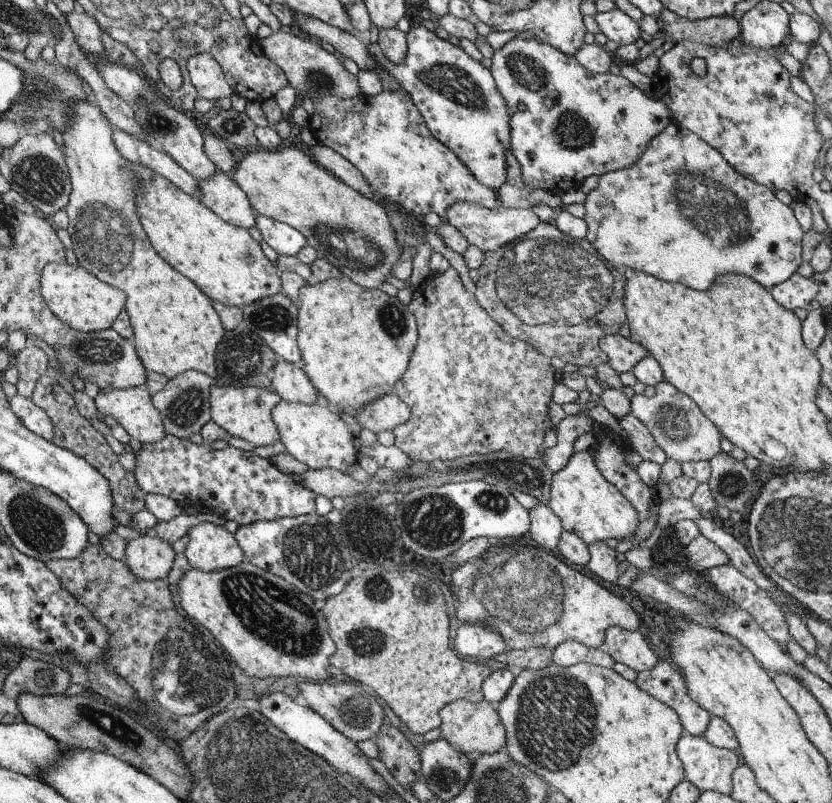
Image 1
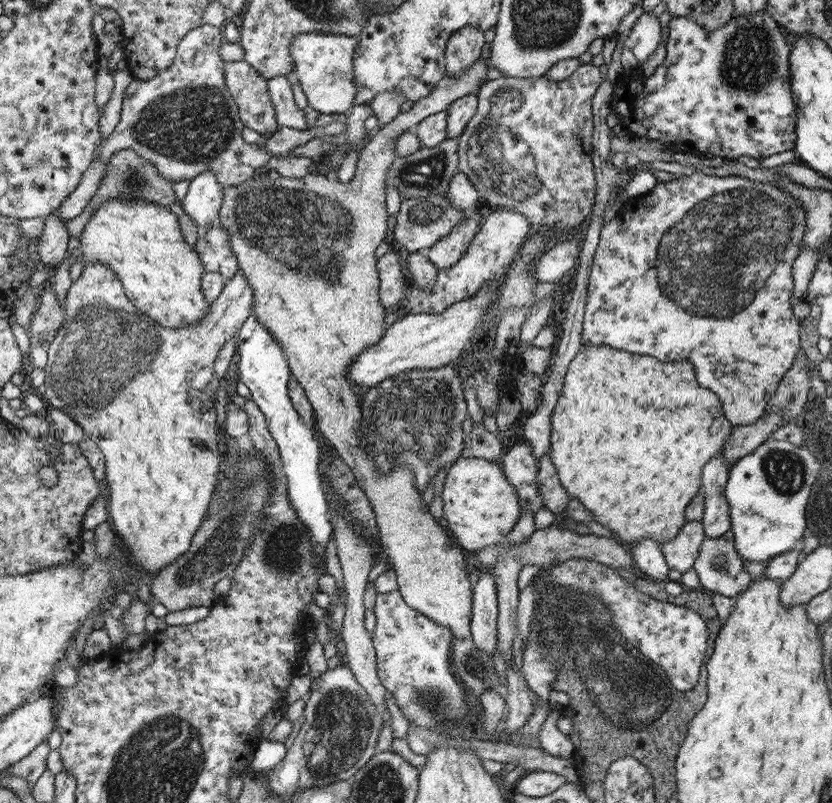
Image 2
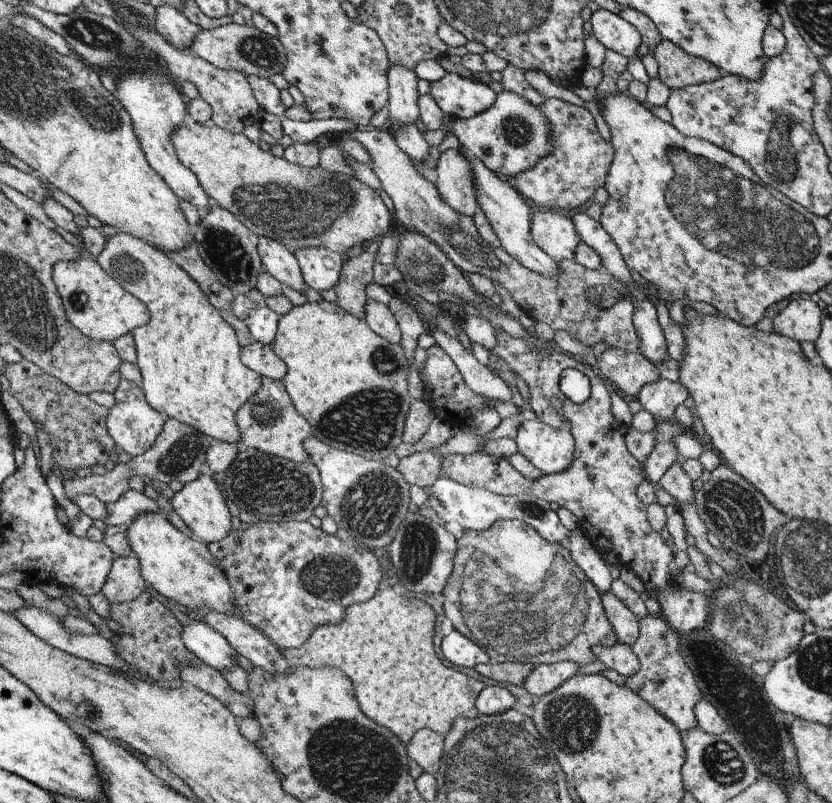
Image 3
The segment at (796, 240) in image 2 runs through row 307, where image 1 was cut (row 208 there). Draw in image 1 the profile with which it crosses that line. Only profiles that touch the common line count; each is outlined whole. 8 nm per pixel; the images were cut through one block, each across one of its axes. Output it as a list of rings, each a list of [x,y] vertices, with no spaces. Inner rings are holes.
[[[677,122],[669,124],[662,134],[658,134],[656,138],[648,145],[644,154],[636,160],[632,166],[623,168],[619,171],[609,172],[599,178],[598,187],[591,190],[587,195],[584,202],[586,214],[584,220],[587,224],[587,241],[608,261],[611,267],[616,267],[619,270],[634,268],[642,270],[654,278],[664,280],[666,282],[680,282],[684,286],[690,286],[696,290],[708,290],[714,280],[718,276],[724,276],[728,272],[732,274],[742,274],[748,276],[752,280],[756,280],[766,289],[774,288],[778,284],[782,284],[788,280],[800,264],[802,264],[802,227],[796,220],[792,208],[783,202],[779,201],[774,191],[771,188],[750,180],[736,172],[731,164],[728,164],[722,154],[710,144],[704,142],[702,138],[690,132],[687,128],[680,126]]]

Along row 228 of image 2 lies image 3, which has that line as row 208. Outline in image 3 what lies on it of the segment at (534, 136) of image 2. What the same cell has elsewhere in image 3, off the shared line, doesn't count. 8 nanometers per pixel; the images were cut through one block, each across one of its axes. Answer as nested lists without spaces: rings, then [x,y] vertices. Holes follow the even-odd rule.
[[[548,98],[539,108],[552,128],[554,148],[538,164],[509,180],[520,196],[532,200],[540,210],[571,214],[584,209],[594,199],[595,191],[605,187],[614,160],[614,148],[602,138],[594,117],[585,107]]]

